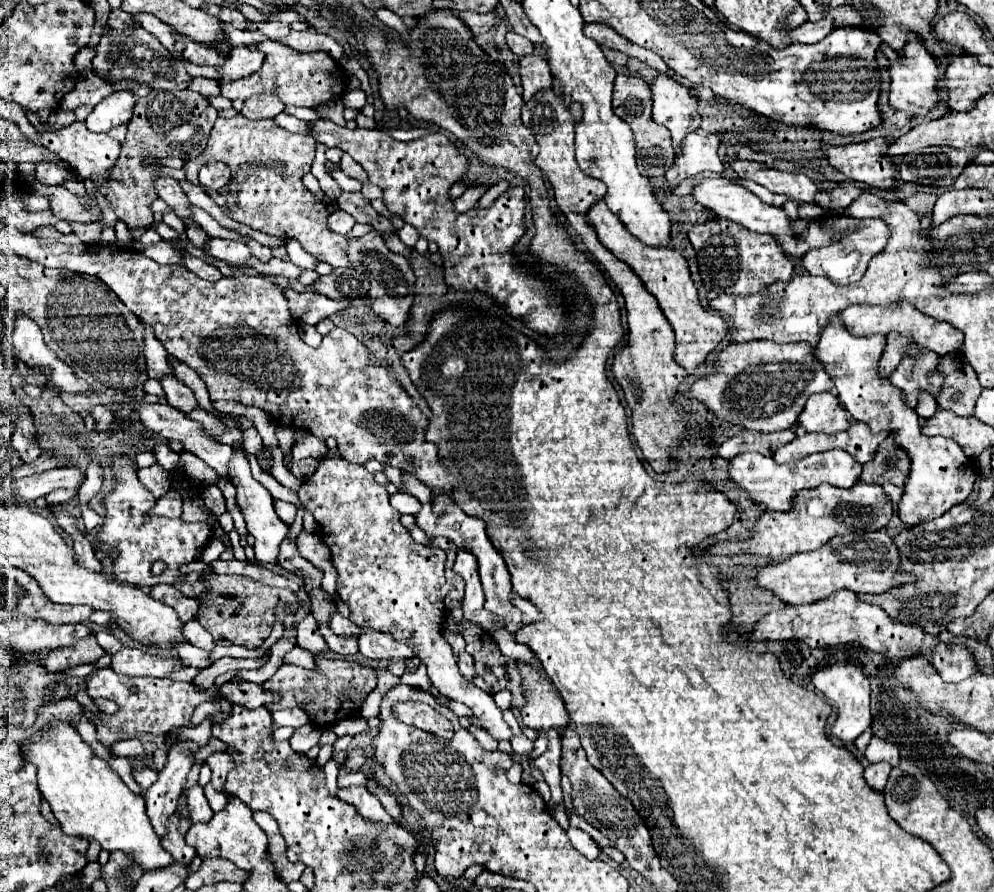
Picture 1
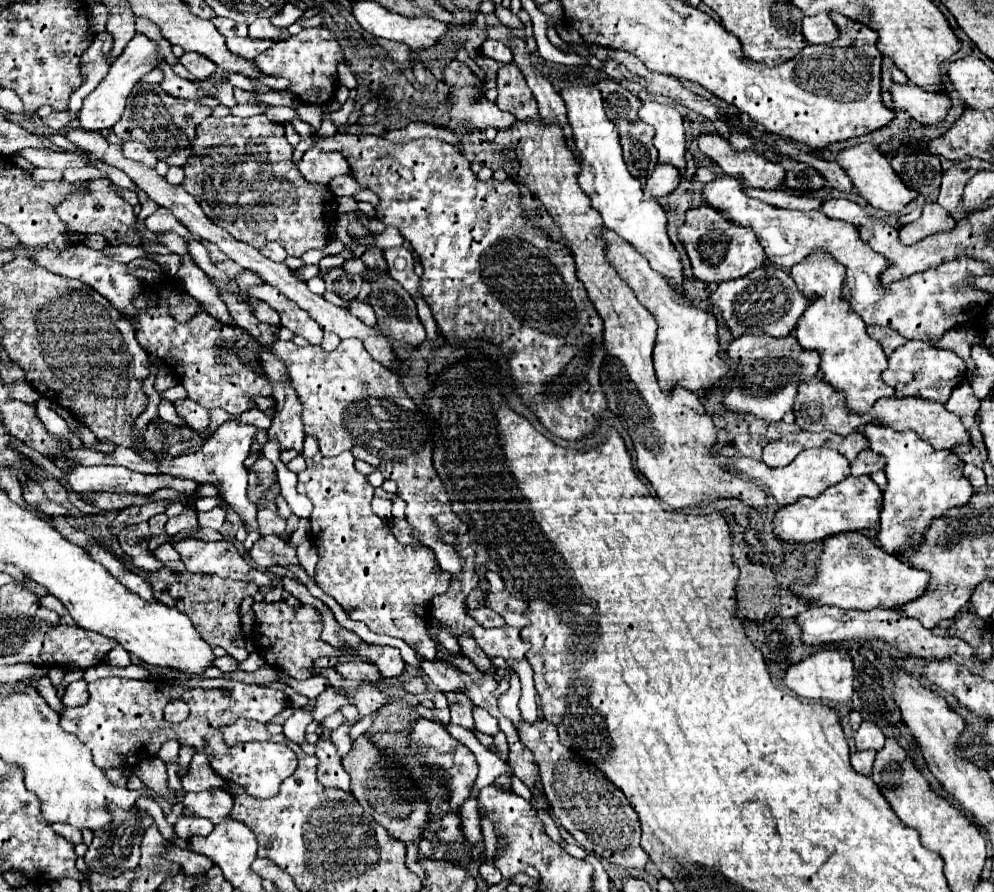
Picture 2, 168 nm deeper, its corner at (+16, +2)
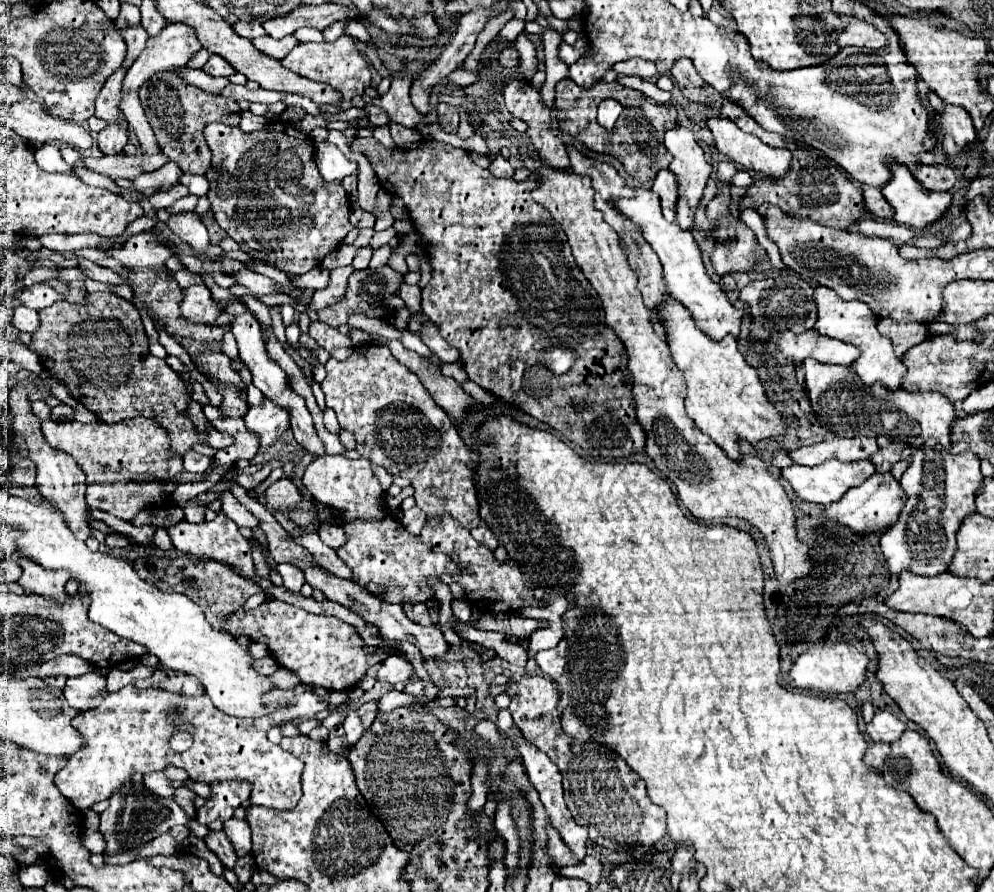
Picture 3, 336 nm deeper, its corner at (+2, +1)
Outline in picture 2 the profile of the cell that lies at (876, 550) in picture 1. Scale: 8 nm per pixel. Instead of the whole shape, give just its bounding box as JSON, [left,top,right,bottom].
[794,533,928,609]

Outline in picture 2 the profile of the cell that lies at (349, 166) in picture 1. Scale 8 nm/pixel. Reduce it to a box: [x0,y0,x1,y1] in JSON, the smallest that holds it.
[330,175,362,197]

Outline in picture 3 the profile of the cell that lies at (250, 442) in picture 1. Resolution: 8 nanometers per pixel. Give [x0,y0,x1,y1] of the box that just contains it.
[264,478,302,512]

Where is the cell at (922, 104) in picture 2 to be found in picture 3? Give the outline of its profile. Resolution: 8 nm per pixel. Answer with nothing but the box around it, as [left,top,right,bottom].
[940,104,976,154]

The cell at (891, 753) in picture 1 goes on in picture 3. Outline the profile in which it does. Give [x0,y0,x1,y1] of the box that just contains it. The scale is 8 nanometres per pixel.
[866,712,906,744]

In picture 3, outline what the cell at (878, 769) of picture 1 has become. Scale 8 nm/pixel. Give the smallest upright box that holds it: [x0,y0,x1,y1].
[864,744,890,768]

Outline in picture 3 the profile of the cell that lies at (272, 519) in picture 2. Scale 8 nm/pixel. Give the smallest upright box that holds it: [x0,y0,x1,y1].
[292,534,350,580]

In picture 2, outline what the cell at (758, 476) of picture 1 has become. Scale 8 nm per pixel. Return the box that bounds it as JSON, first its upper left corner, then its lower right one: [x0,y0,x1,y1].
[736,447,850,507]

